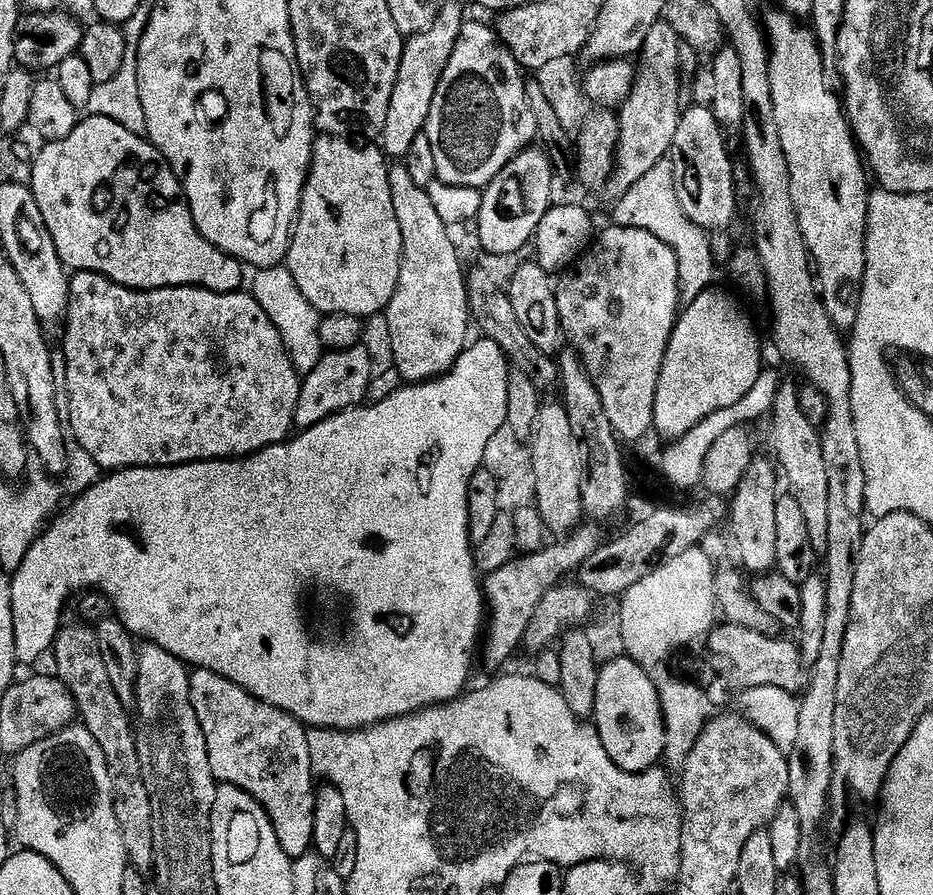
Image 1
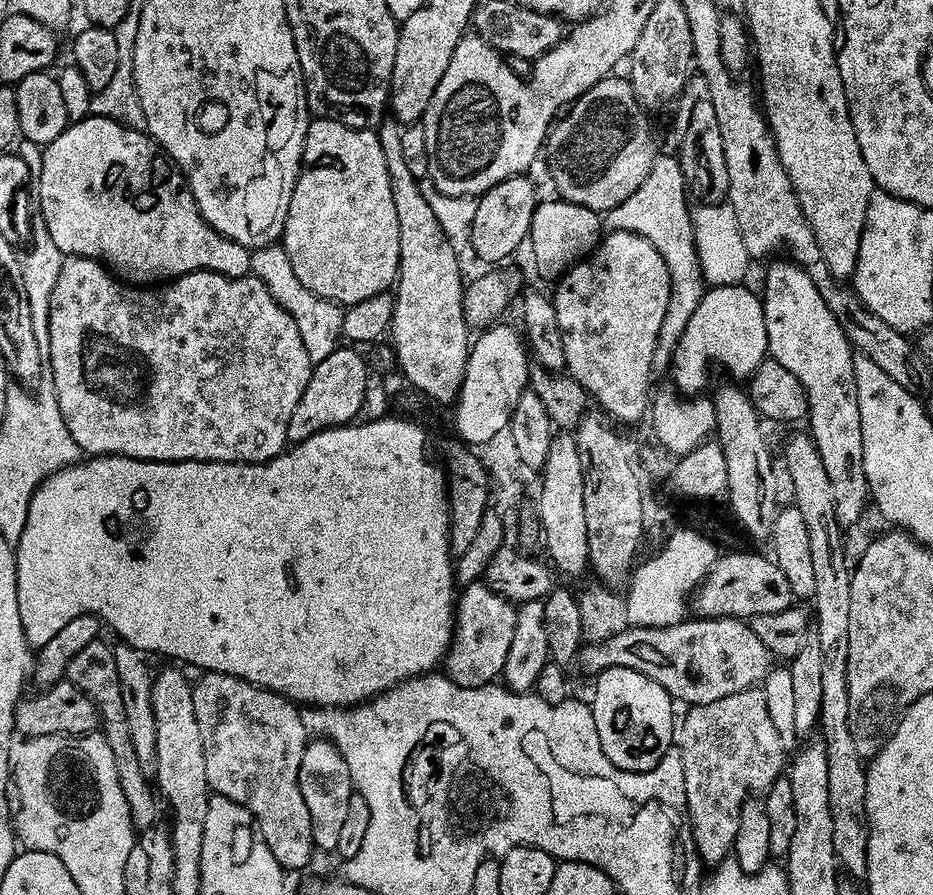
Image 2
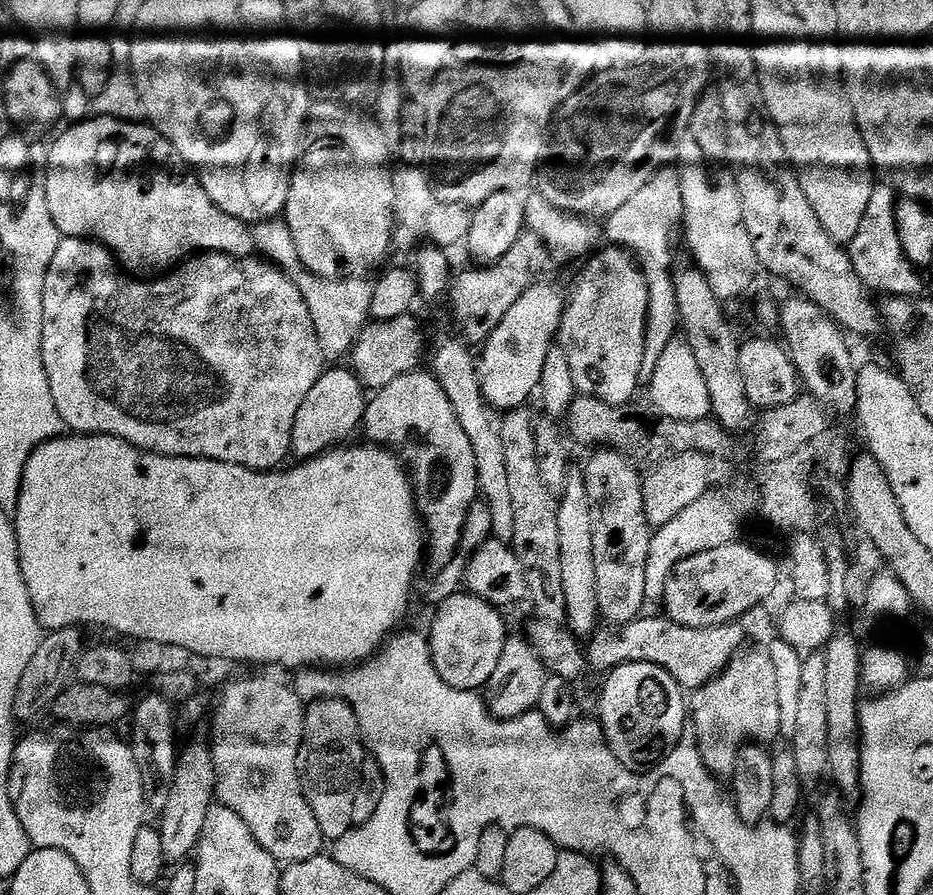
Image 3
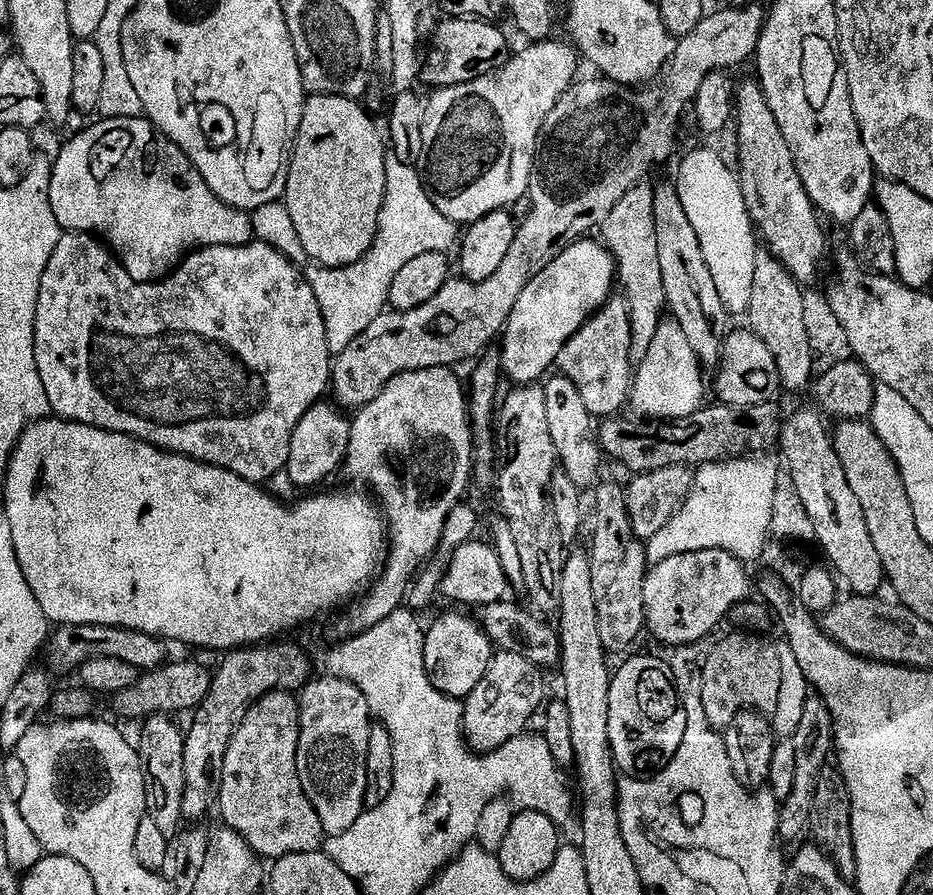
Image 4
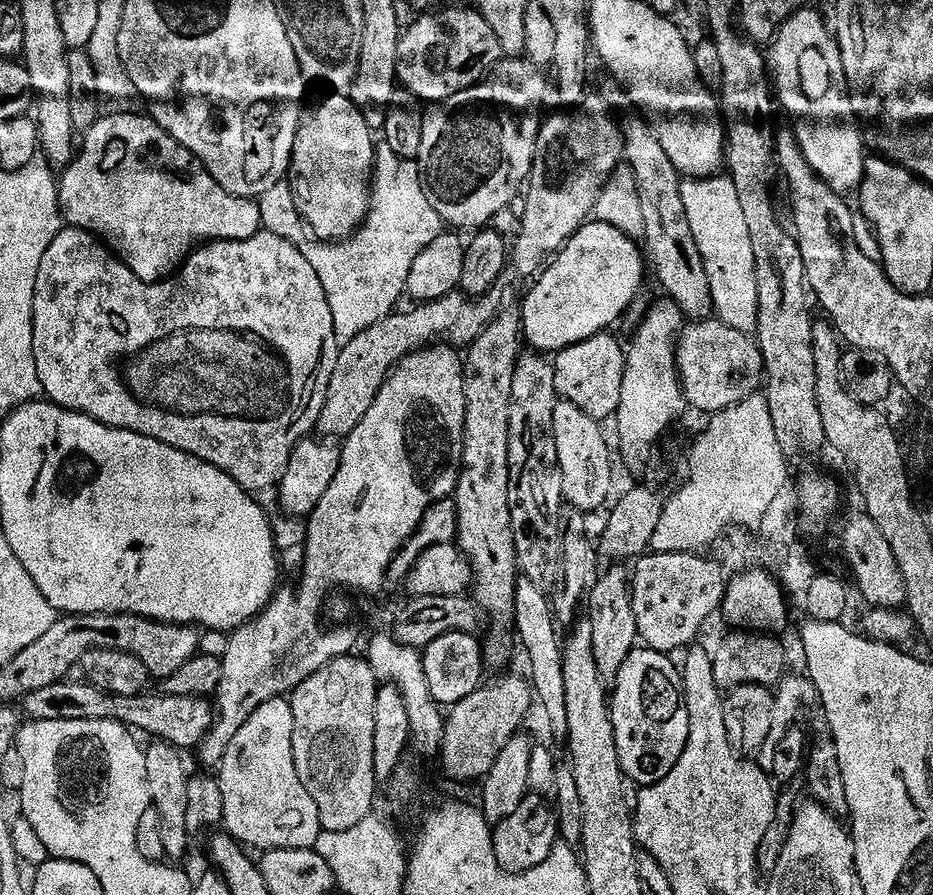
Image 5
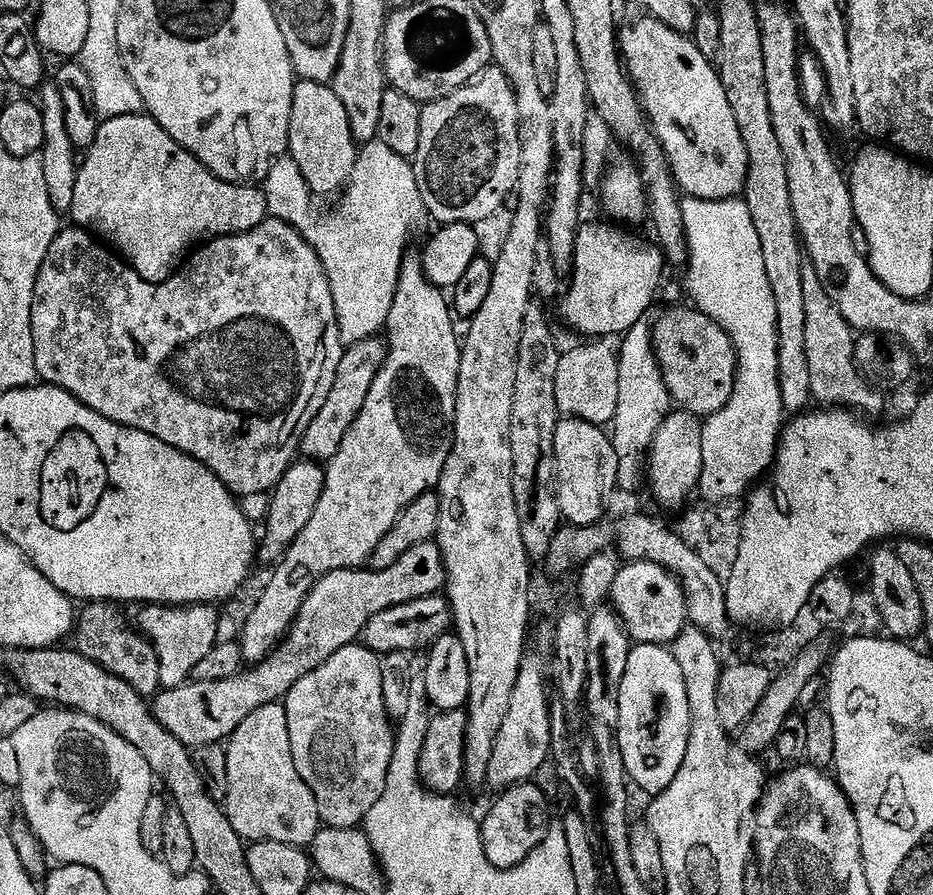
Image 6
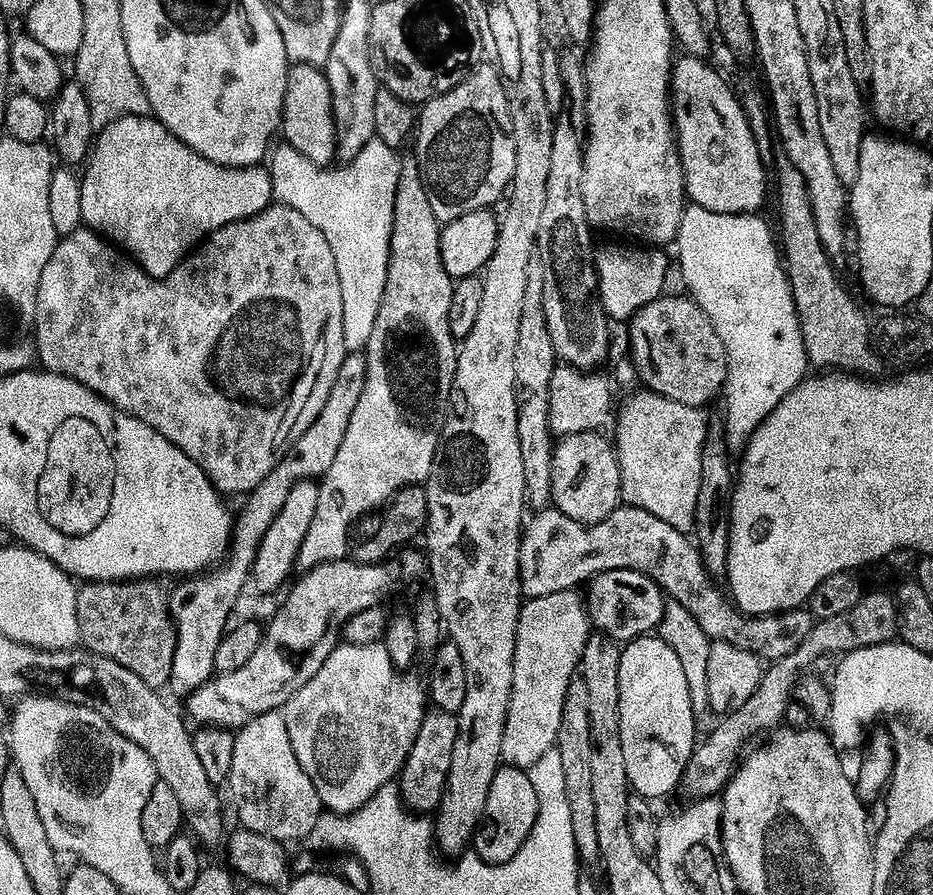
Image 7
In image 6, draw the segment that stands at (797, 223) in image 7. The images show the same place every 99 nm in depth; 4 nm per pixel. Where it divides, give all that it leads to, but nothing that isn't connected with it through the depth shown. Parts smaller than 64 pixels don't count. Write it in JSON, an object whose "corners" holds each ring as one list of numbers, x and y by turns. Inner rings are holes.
{"corners":[[805,266,802,270,802,290,806,294,806,362,810,366,813,401,820,406,843,406,873,418,884,408,885,393,873,388,858,370,857,333,848,325,846,318,842,318,842,310,834,306,830,294,826,294,818,274,811,266]]}

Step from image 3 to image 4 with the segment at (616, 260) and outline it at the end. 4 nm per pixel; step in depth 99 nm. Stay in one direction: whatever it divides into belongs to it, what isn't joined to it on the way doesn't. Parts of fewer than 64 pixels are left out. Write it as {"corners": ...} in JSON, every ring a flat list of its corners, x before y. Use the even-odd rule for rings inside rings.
{"corners":[[623,298,609,299,608,303,594,313,562,346,555,367,559,375,570,378,586,402,593,418,612,418,623,404,627,405,632,390,634,370,630,366,630,314,628,301]]}

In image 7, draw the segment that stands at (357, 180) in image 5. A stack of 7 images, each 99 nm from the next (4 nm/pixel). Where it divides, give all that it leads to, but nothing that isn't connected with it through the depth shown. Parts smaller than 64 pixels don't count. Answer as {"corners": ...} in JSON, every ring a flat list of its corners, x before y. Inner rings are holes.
{"corners":[[292,64,288,69,284,98,283,139,320,168,327,168,336,160,336,123,332,113,330,82,323,71,309,64]]}

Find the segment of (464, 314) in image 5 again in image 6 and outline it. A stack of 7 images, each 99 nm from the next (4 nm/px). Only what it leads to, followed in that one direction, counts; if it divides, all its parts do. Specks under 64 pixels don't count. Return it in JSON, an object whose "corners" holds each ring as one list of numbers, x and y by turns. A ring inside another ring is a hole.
{"corners":[[380,338,345,347,342,362,338,362,338,374,334,374,334,386,330,386,330,395,326,397,322,410,314,414,314,422,306,426,306,434,300,440,300,452,307,459,327,462,334,458,334,454,338,454,342,438,346,438,358,414,362,414,362,406,366,406,366,394,370,394,370,386,374,386,374,378,378,370,382,370,387,353,388,345]]}

